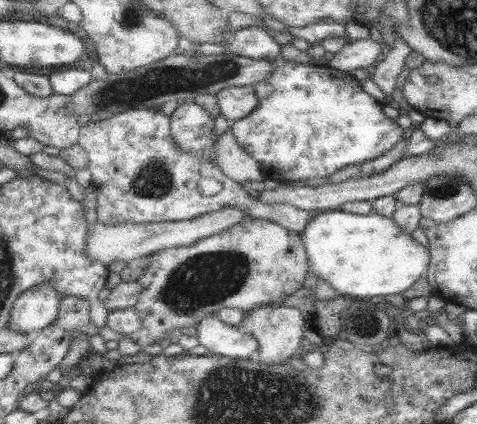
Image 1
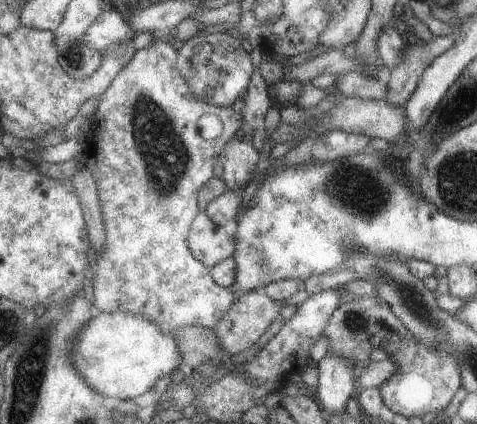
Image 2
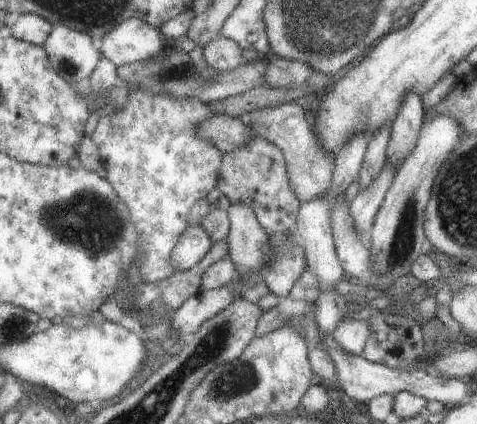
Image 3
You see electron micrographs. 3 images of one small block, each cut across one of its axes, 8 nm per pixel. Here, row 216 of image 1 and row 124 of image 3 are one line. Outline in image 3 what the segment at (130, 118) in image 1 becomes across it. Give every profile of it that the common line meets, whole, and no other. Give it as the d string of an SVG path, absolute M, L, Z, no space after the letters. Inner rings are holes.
M129 88L125 108L99 118L89 136L99 148L105 180L113 186L119 200L123 200L131 224L135 224L137 254L131 266L141 262L141 284L153 284L175 274L169 258L179 234L187 228L187 212L217 184L221 152L197 138L197 126L211 116L211 102L181 102L171 96L151 96L147 90ZM291 102L291 104L273 106L273 108L253 110L249 114L243 114L241 122L249 124L251 130L257 132L257 136L267 138L271 144L275 144L281 150L281 154L285 156L289 188L301 204L327 194L331 176L333 176L333 158L317 144L317 138L311 132L311 126L305 120L305 114L299 106Z

